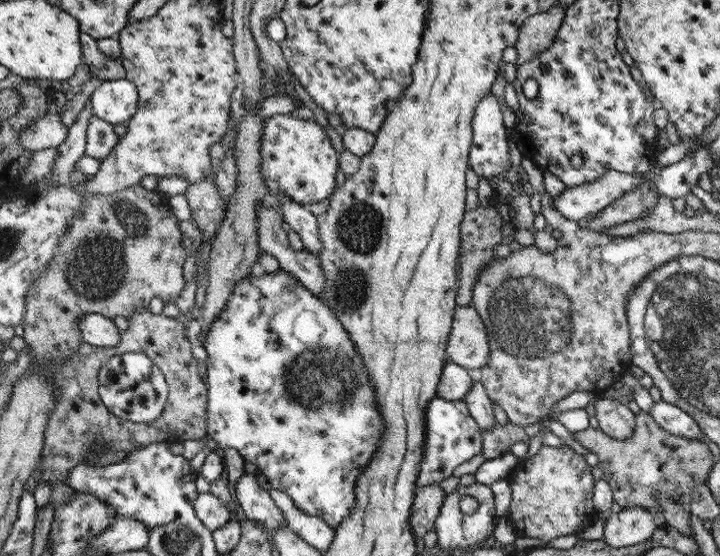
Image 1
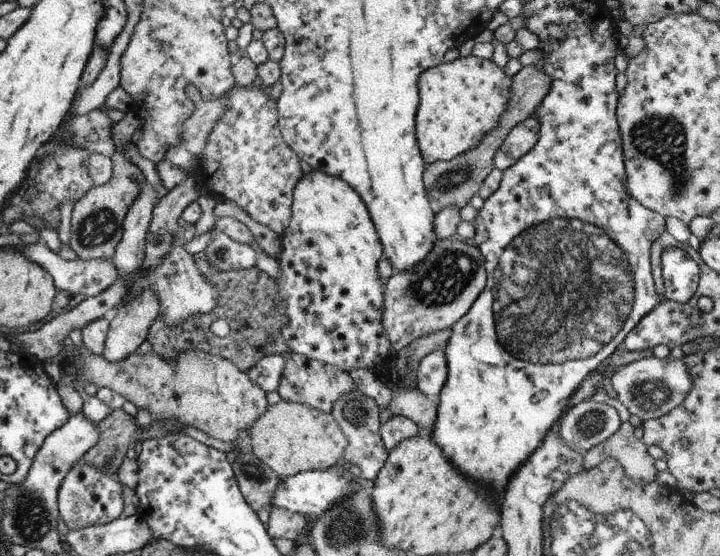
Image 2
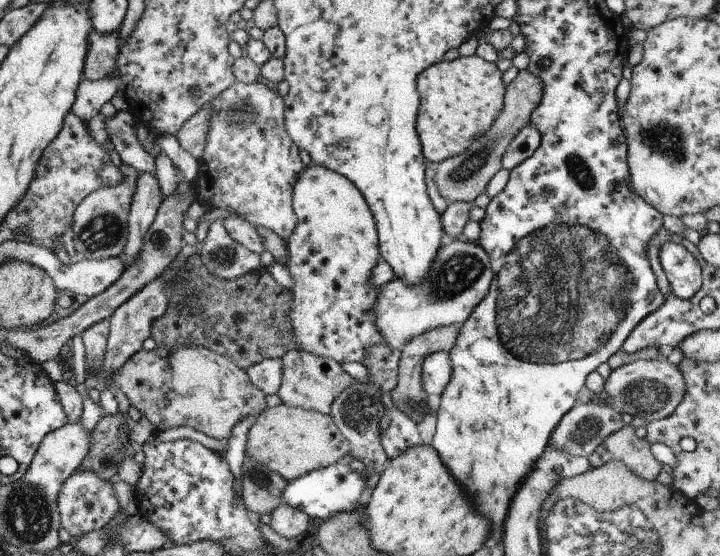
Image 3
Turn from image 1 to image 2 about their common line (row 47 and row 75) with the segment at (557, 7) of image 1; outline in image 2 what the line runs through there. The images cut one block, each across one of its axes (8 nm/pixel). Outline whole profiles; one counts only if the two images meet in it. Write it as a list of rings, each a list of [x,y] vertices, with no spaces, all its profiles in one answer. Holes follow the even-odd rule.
[[[544,64],[527,65],[513,76],[512,86],[510,86],[512,96],[506,106],[506,112],[500,116],[500,122],[496,122],[496,128],[492,132],[488,132],[476,148],[468,150],[452,160],[433,162],[430,166],[426,166],[423,180],[424,190],[426,190],[432,206],[440,209],[458,206],[461,209],[470,202],[474,194],[478,193],[482,188],[482,182],[488,178],[489,174],[492,174],[496,151],[500,150],[500,146],[508,138],[510,130],[519,122],[524,122],[534,115],[540,103],[546,98],[550,84],[552,84],[552,76],[547,73],[546,69]]]

